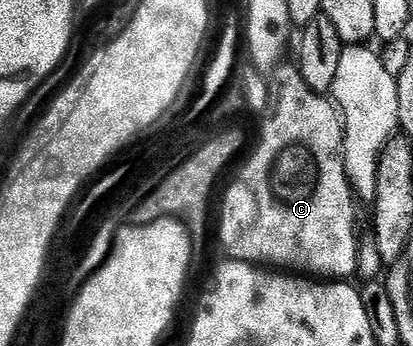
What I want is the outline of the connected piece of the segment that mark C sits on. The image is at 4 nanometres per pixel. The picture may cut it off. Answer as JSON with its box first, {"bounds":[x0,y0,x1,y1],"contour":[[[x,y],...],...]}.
{"bounds":[220,73,358,279],"contour":[[[284,73],[284,93],[280,93],[280,109],[276,109],[276,121],[268,126],[268,133],[259,130],[260,146],[252,153],[252,158],[240,169],[236,182],[224,193],[224,210],[220,213],[220,241],[224,244],[227,256],[233,261],[246,261],[257,267],[275,267],[280,271],[295,271],[312,279],[348,279],[358,269],[358,236],[356,237],[357,198],[349,185],[344,169],[344,130],[345,123],[341,112],[325,94],[316,93],[297,73]]]}

